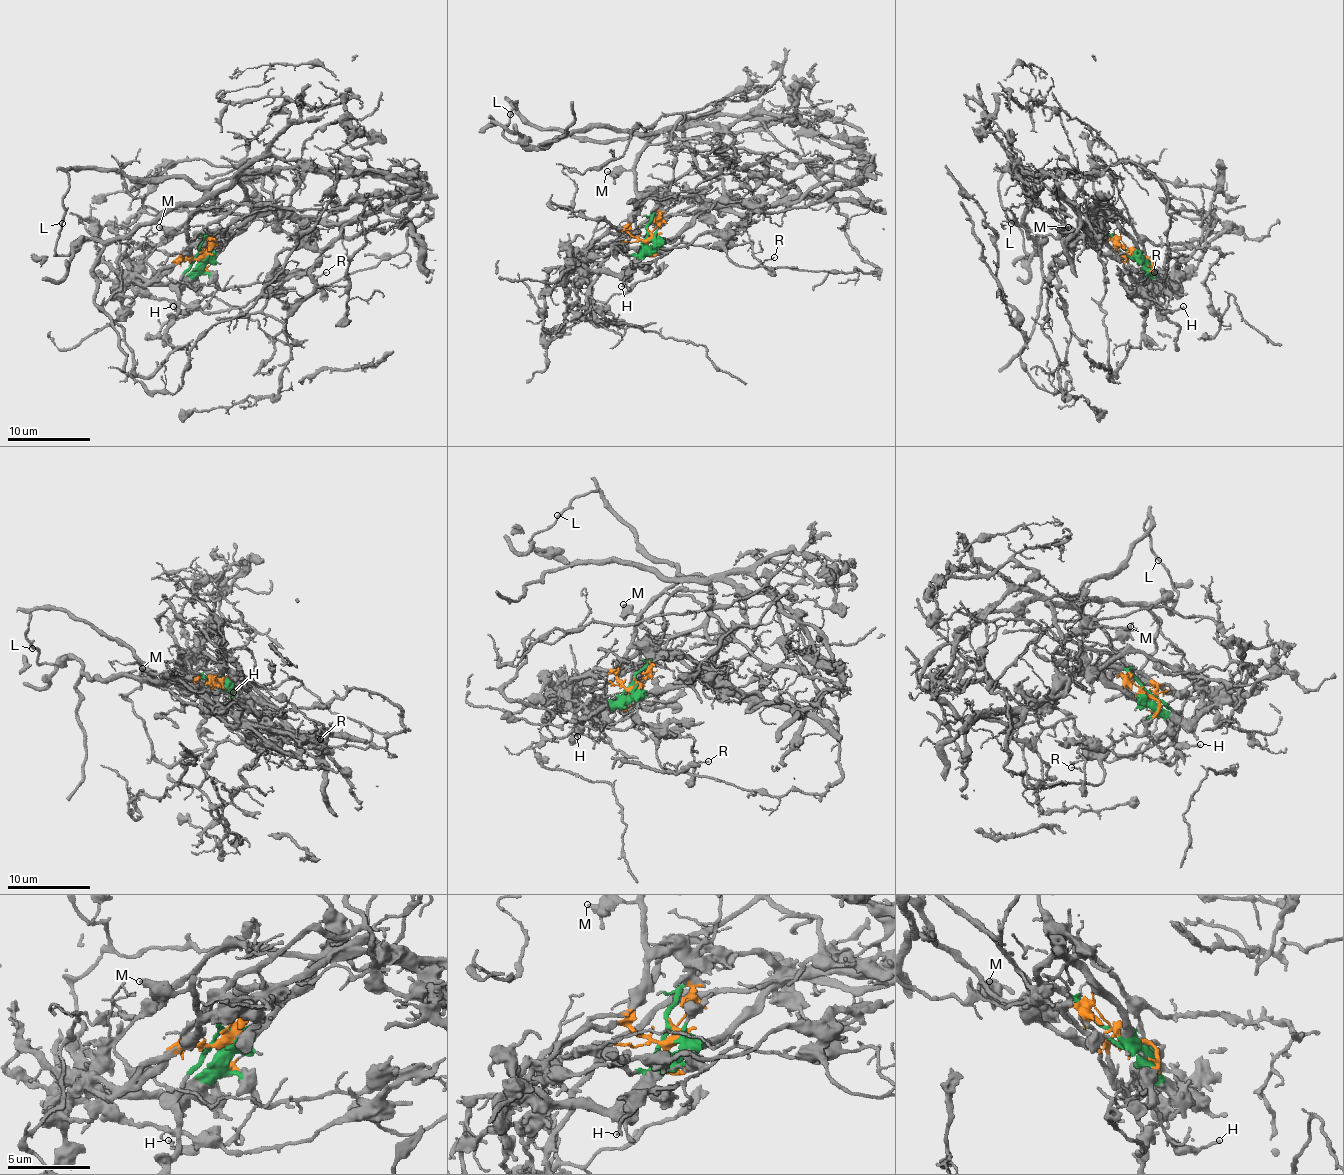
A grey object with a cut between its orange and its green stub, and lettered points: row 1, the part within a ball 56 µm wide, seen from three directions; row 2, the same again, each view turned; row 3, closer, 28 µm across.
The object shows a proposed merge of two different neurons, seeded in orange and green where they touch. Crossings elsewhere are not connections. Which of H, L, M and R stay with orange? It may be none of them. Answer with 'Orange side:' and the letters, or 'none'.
Orange side: H, L, M, R

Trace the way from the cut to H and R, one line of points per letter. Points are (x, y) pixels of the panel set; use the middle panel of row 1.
H: (650, 237), (648, 253), (662, 256), (637, 268), (621, 286)
R: (650, 237), (650, 256), (678, 243), (722, 247), (742, 243), (751, 245), (759, 260), (773, 258)

